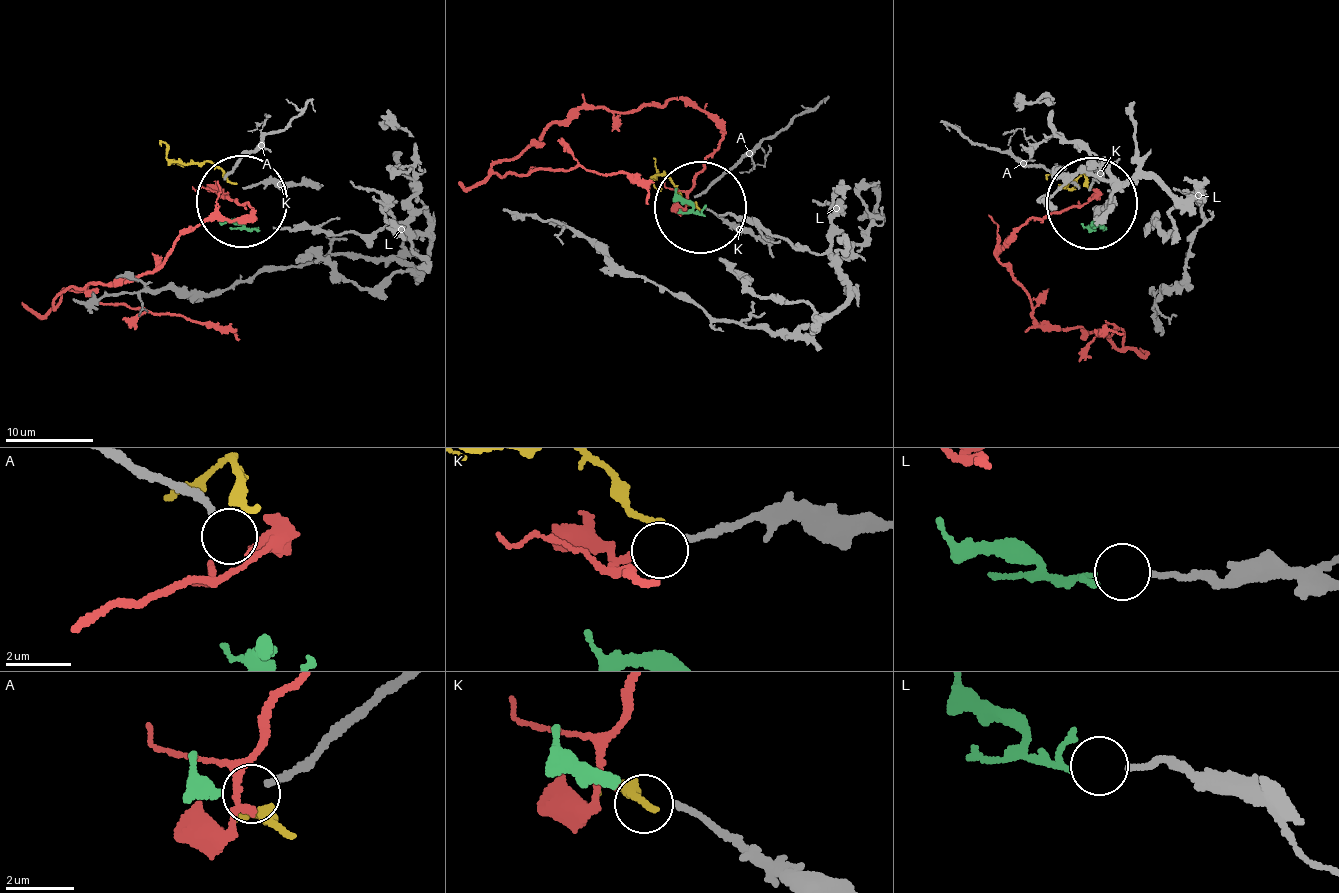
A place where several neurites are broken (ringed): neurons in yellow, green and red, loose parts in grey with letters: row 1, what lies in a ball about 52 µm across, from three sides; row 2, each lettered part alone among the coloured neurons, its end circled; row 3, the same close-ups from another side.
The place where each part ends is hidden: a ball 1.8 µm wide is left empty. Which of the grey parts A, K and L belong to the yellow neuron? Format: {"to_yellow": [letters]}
{"to_yellow": []}

